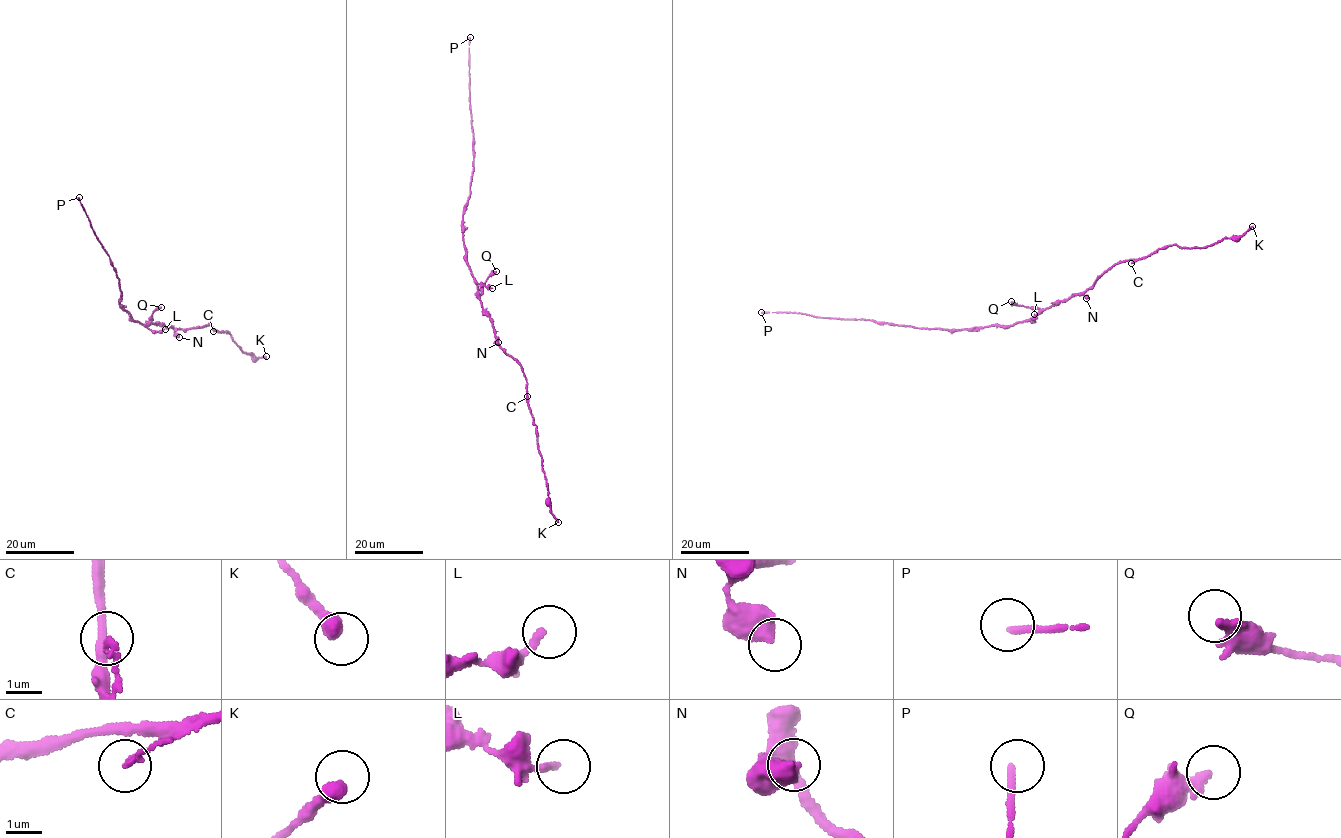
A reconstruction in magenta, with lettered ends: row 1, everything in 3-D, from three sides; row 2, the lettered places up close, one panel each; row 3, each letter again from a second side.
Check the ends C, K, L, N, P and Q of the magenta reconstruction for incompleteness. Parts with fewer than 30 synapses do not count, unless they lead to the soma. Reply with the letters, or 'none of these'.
P

